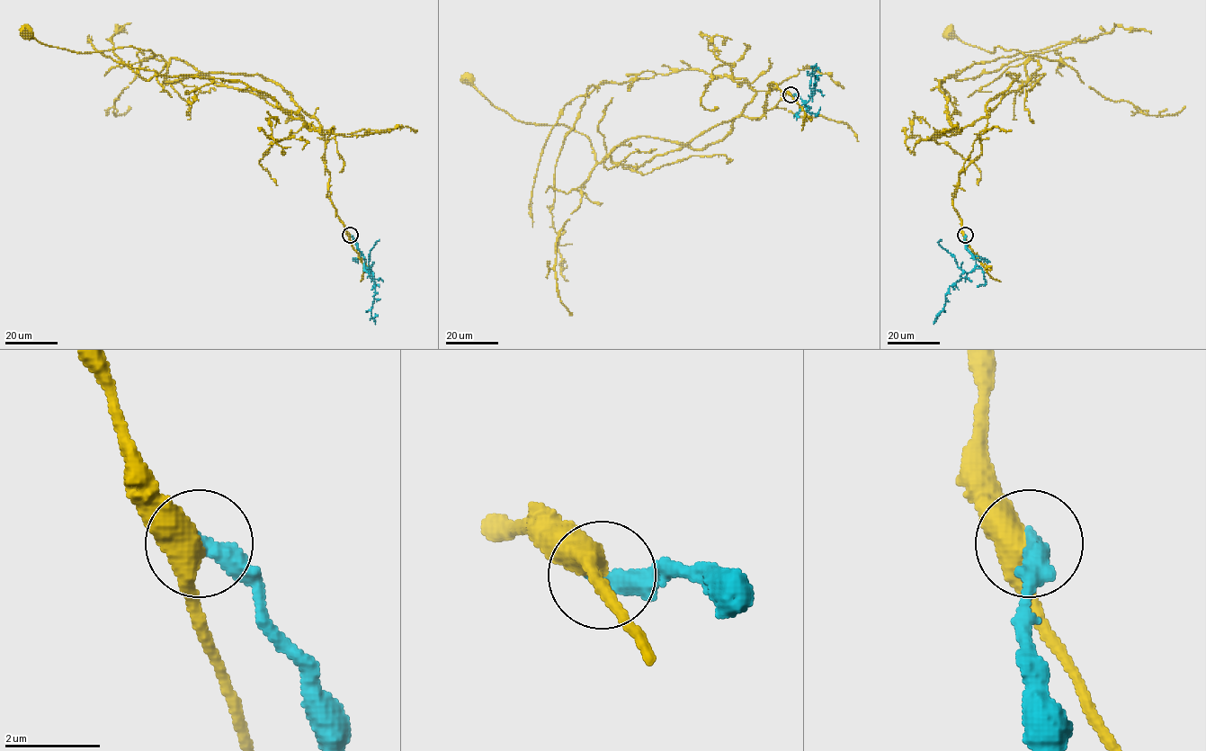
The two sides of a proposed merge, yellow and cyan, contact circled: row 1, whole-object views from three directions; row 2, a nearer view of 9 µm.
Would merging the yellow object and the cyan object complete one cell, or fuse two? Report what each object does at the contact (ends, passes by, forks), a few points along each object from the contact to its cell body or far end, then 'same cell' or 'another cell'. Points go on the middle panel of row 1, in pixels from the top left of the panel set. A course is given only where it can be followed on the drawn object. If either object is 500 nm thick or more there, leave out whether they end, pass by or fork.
yellow passes by; cyan ends; course yellow (790, 94), (771, 83), (766, 111), (701, 149), (637, 136), (598, 163), (585, 135), (515, 120), (469, 80); course cyan (790, 94), (797, 94), (805, 105), (814, 93), (816, 78), (813, 66), (817, 67), (816, 69); another cell

